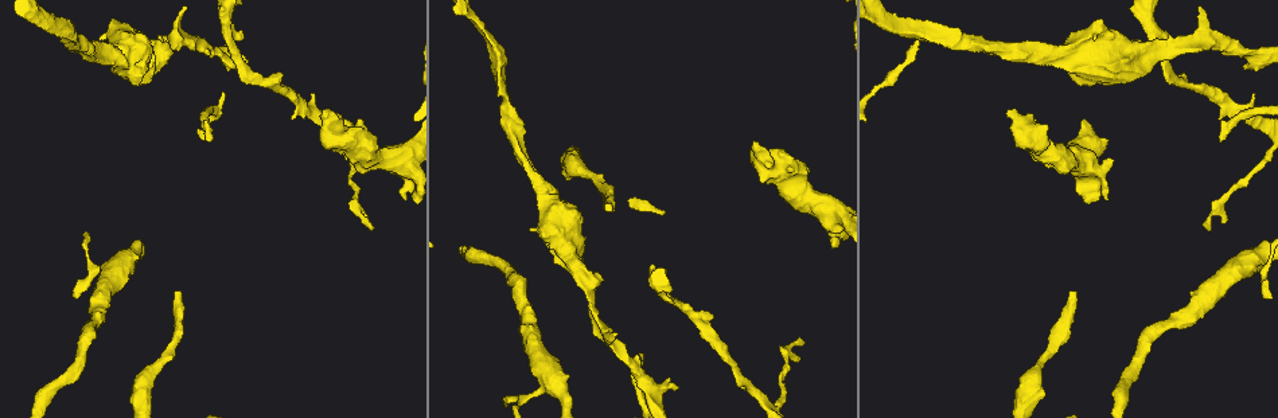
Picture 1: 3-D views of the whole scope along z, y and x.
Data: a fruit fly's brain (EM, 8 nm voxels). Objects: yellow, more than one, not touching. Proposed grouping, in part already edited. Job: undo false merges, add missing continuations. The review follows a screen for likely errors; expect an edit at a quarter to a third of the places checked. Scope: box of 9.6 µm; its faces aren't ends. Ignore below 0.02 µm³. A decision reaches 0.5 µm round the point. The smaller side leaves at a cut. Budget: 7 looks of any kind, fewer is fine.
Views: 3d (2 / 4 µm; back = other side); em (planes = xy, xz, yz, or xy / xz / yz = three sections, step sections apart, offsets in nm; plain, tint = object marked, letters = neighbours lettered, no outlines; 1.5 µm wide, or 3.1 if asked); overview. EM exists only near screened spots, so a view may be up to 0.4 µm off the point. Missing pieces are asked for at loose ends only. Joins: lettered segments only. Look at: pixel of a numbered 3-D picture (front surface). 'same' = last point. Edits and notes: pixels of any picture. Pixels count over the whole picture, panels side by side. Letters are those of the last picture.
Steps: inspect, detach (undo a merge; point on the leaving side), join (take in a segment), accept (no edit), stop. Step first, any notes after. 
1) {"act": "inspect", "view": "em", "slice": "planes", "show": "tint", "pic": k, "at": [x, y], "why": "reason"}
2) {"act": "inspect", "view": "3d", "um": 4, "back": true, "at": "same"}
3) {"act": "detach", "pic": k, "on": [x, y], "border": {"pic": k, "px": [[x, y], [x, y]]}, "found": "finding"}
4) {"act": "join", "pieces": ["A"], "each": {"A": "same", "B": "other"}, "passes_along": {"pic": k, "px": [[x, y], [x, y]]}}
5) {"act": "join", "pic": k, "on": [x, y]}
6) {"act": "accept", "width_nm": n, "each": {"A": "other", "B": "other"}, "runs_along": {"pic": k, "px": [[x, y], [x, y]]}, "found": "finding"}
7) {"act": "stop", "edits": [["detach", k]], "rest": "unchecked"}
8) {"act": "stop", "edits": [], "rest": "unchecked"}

{"act": "inspect", "view": "em", "slice": "planes", "show": "letters", "pic": 1, "at": [246, 59], "why": "an open end"}

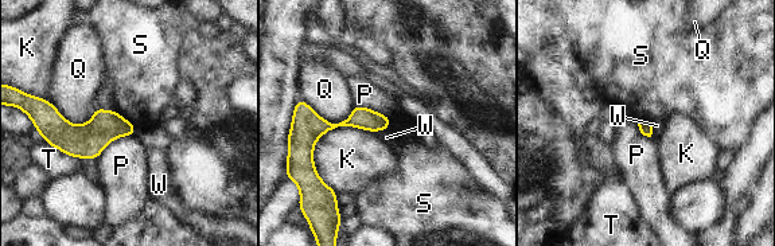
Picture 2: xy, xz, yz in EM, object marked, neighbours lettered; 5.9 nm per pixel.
{"act": "accept", "each": {"K": "other", "P": "other", "Q": "other", "S": "other", "T": "other", "W": "other"}, "border": {"pic": 2, "px": [[115, 109], [136, 127]]}, "found": "none of them fits"}

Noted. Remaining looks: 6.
{"act": "inspect", "view": "em", "slice": "planes", "show": "plain", "pic": 1, "at": [322, 110], "why": "stops while still wide"}

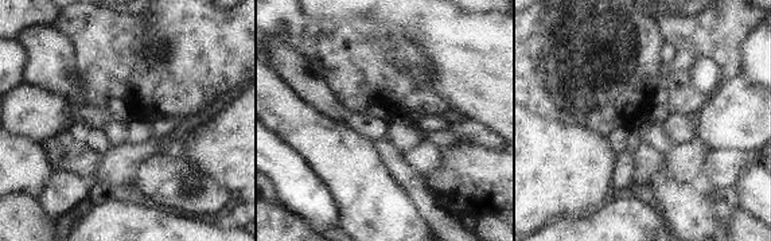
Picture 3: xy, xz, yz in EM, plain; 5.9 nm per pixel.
{"act": "inspect", "view": "em", "slice": "planes", "show": "letters", "at": "same", "why": "see the neighbours"}

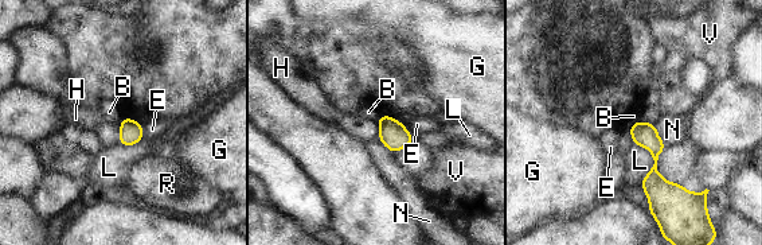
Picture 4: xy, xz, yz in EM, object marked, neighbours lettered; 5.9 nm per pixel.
{"act": "accept", "longest_contact_nm": ["L", 240], "each": {"B": "other", "E": "other", "G": "other", "H": "other", "L": "other", "N": "other", "R": "other", "V": "other"}, "border": {"pic": 4, "px": [[636, 119], [625, 129]]}, "found": "none of them fits"}

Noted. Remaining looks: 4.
{"act": "inspect", "view": "3d", "um": 4, "pic": 1, "at": [1071, 290], "why": "end of a long branch"}

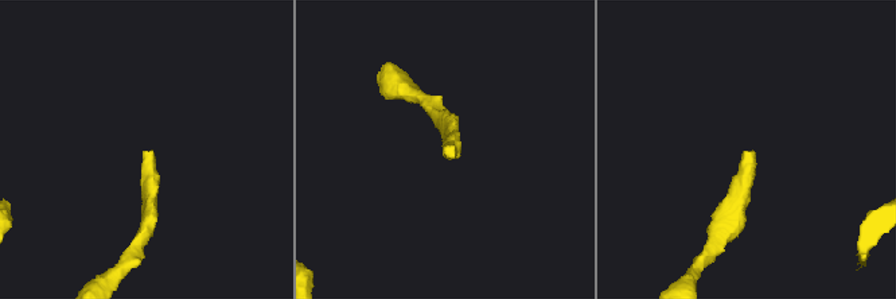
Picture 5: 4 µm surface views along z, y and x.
{"act": "inspect", "view": "em", "slice": "xy", "step": 4, "show": "letters", "pic": 5, "at": [446, 147], "why": "now the EM"}

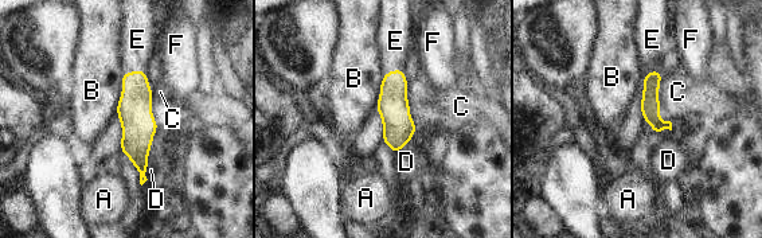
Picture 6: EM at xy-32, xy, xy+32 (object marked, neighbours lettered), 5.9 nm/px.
{"act": "inspect", "view": "em", "slice": "planes", "show": "letters", "at": "same"}

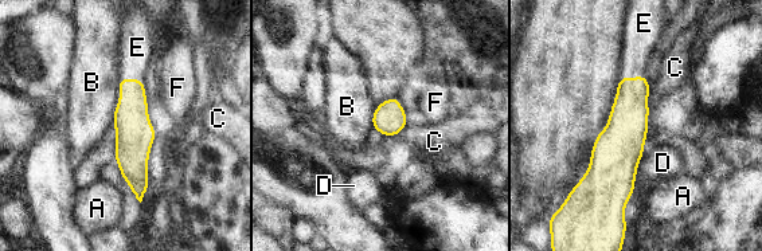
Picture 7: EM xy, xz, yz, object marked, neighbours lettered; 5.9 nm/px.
{"act": "join", "pieces": ["E"], "each": {"A": "other", "B": "other", "C": "other", "D": "other", "E": "same", "F": "other"}, "passes_along": {"pic": 7, "px": [[628, 120], [632, 78], [640, 39]]}, "found": "the neuron continues"}

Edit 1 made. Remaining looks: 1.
{"act": "stop", "edits": [["join", 7]], "rest": "unchecked"}

